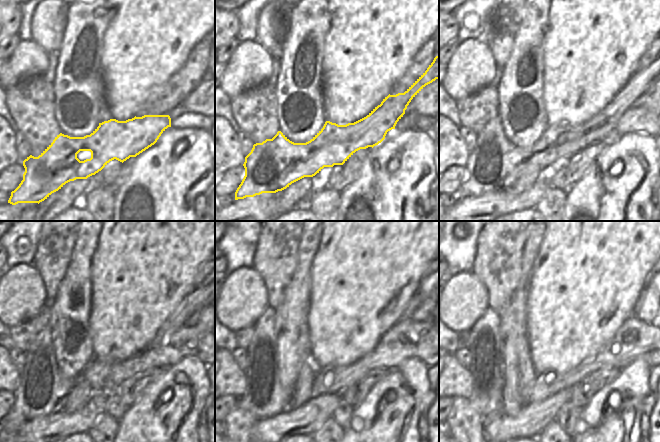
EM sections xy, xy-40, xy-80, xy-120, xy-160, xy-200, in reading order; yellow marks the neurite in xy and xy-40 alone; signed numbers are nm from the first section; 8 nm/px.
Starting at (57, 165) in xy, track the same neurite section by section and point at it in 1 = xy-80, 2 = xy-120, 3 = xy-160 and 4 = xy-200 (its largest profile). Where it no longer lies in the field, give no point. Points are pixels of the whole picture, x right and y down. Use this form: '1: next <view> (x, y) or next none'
1: next xy-80 (495, 163)
2: next xy-120 (42, 391)
3: next xy-160 (264, 396)
4: next xy-200 (486, 367)

